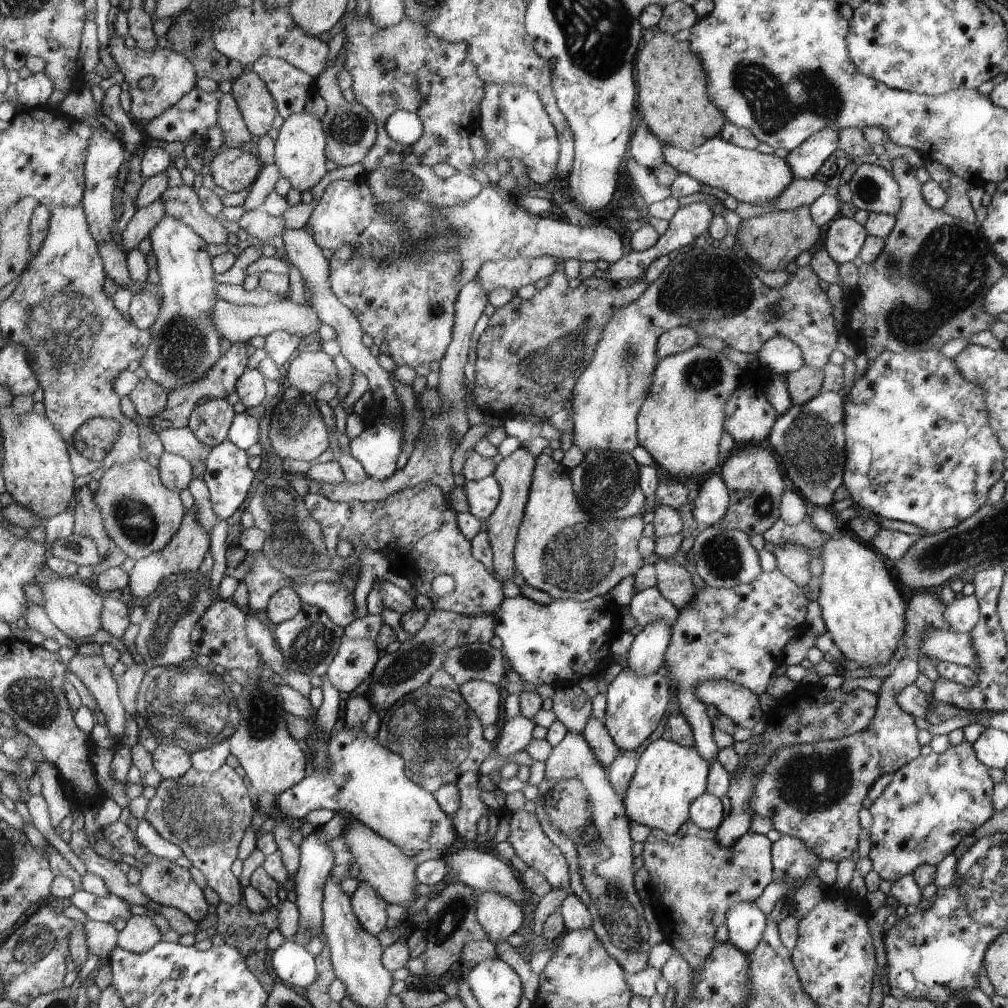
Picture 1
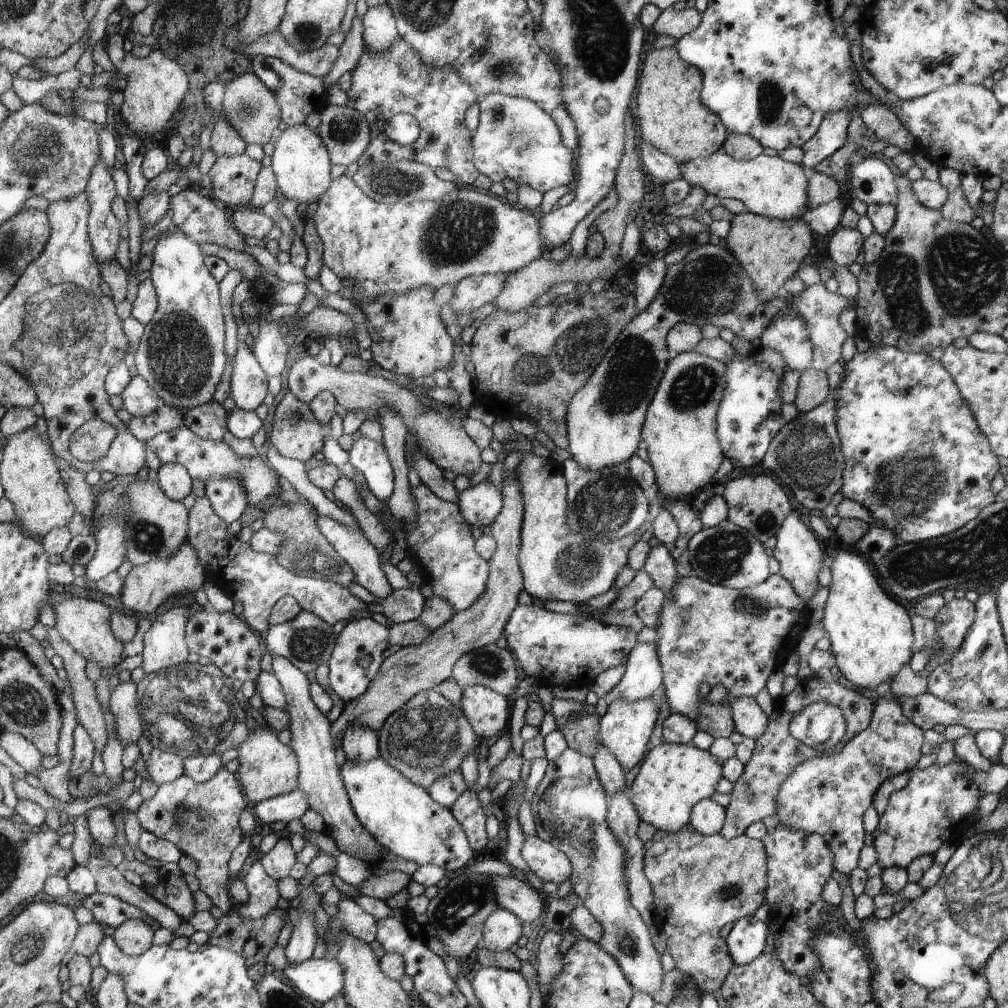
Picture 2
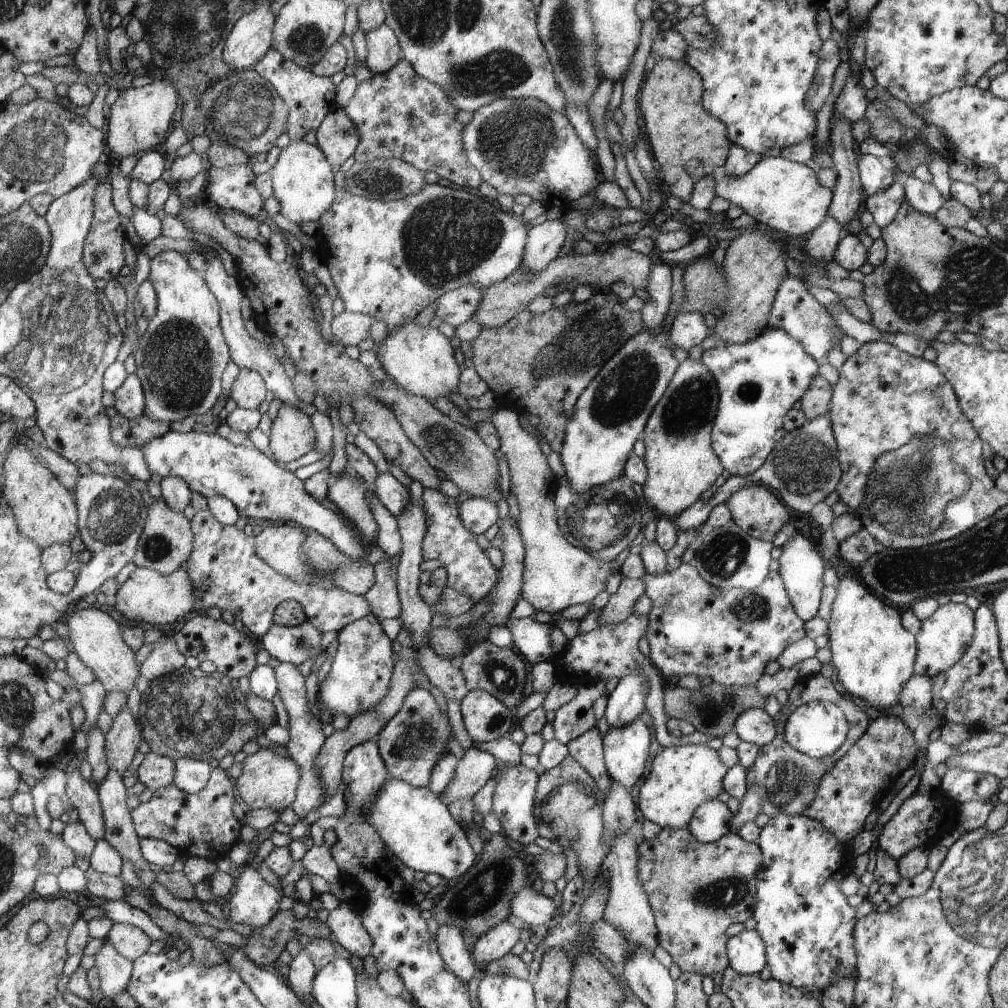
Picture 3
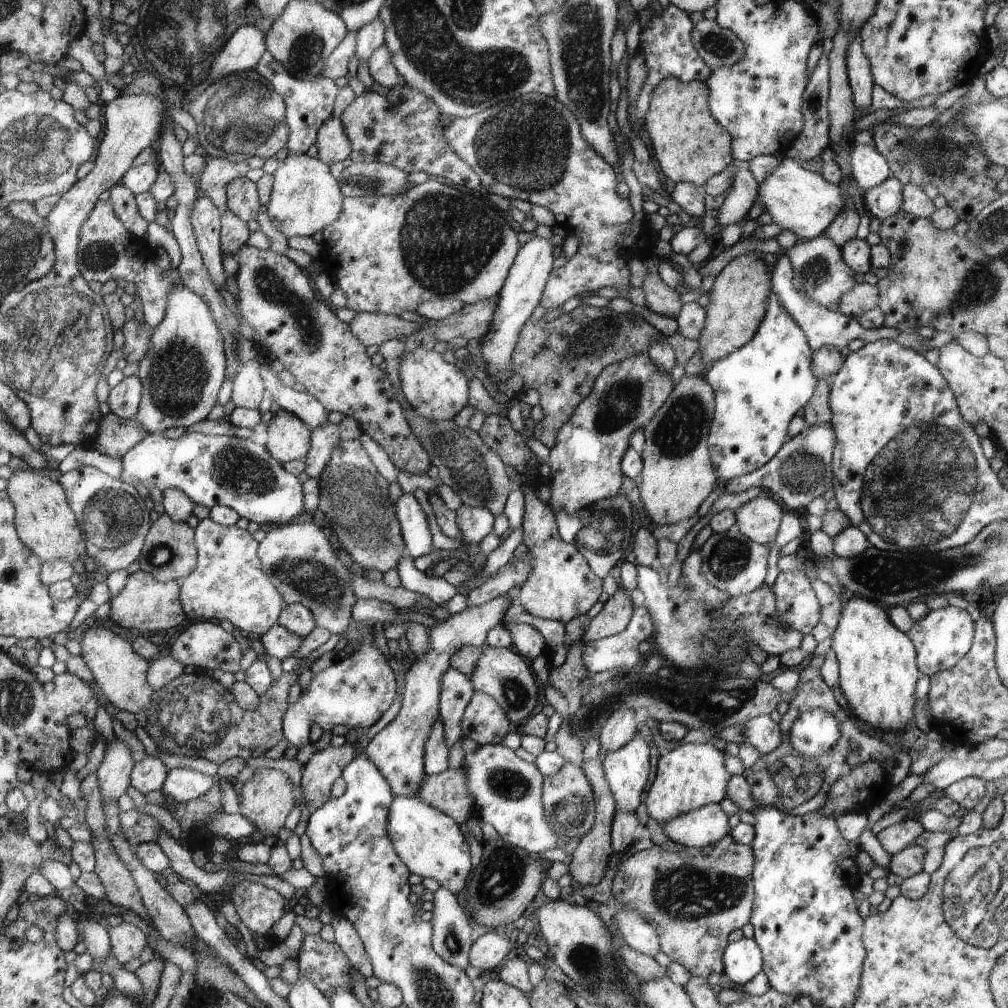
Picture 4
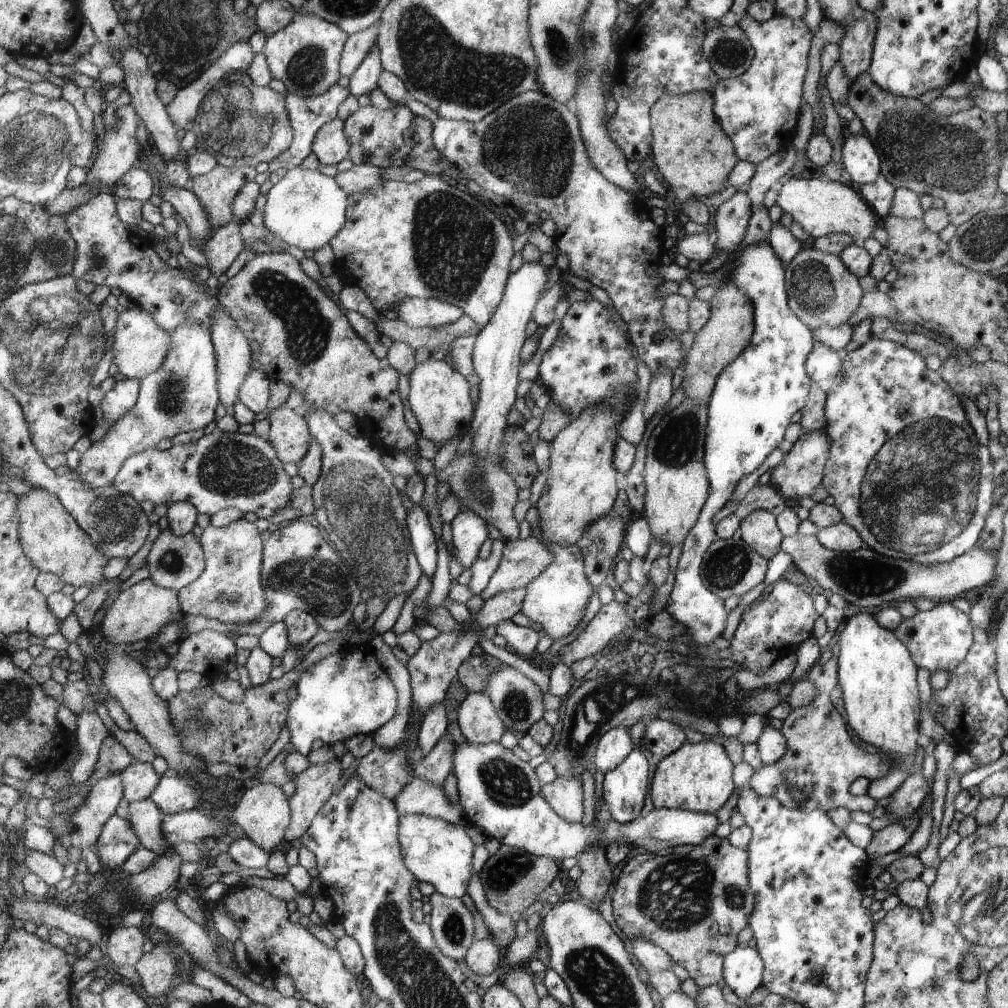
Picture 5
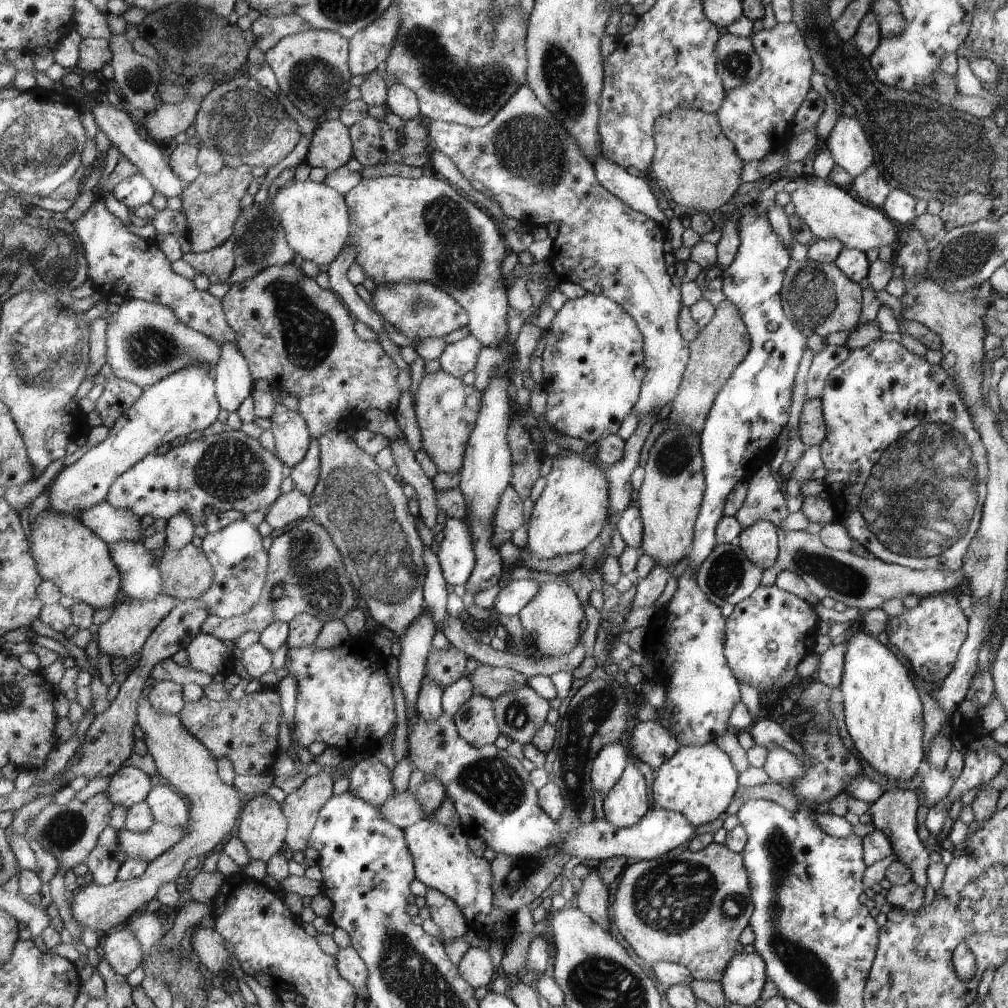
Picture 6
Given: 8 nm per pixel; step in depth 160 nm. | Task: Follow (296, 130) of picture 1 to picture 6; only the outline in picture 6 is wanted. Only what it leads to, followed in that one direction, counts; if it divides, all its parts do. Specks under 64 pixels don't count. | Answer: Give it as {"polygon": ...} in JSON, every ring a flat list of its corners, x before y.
{"polygon":[[310,179,305,182,296,181,293,186,280,188,278,191,272,204,283,222,288,244,303,260,310,260,324,270,343,252,350,238,350,207,344,194,324,182,316,183]]}

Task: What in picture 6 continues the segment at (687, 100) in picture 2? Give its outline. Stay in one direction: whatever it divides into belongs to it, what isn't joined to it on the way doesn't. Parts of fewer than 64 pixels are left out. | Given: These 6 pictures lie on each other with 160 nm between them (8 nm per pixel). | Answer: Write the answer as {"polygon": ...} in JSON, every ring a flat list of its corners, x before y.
{"polygon":[[678,108,664,113,654,127,655,156,648,174,670,192,670,198,678,206,689,208,691,213,708,213,730,202,743,182,745,163,724,134,716,113]]}

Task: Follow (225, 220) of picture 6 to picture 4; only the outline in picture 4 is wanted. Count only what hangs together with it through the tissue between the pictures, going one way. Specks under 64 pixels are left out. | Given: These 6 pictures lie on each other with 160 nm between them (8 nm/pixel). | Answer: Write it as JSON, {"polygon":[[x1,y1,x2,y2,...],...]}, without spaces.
{"polygon":[[208,158,205,170,197,176,198,188,223,212,227,210,226,186,236,178,246,177,249,171,246,161,230,162,226,158]]}

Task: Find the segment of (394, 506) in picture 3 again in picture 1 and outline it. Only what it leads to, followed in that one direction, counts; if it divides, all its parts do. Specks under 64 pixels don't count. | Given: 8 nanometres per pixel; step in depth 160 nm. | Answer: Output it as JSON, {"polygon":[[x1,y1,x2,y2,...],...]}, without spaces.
{"polygon":[[374,401,370,406,366,416,363,416,365,423,364,430,360,436,350,440,350,449,352,456,362,464,365,474,374,480,386,480,390,473,395,473,398,456,401,453,404,427,404,414,394,414,388,412,386,406]]}

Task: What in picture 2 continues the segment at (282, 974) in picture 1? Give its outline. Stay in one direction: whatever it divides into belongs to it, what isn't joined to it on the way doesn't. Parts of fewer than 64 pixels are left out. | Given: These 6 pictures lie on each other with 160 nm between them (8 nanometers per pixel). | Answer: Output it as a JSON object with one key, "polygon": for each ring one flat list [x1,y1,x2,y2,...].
{"polygon":[[337,958,310,959,283,970,292,986,306,998,321,1005,343,994,344,969]]}

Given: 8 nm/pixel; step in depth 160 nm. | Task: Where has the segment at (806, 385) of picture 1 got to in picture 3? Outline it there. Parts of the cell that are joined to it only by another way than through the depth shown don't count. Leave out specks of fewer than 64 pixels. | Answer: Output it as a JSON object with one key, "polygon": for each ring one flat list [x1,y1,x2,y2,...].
{"polygon":[[816,374,812,382,811,389,800,398,801,412,807,420,814,420,820,416,830,414,830,403,834,397,834,387,823,378,822,375]]}

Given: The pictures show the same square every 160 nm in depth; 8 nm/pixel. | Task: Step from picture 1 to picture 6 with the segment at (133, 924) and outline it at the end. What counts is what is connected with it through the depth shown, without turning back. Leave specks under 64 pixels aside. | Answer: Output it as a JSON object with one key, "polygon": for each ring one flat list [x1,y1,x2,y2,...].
{"polygon":[[125,929,119,932,110,931,104,940,103,957,109,962,113,971,124,978,134,972,141,964,143,952,135,936]]}

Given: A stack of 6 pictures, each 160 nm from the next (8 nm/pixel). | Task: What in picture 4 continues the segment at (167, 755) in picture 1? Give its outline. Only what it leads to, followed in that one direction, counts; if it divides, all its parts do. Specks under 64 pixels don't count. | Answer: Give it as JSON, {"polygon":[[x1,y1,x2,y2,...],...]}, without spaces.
{"polygon":[[147,755,143,760,135,762,130,774,130,783,133,788,145,795,148,792,162,790,169,773,160,758]]}

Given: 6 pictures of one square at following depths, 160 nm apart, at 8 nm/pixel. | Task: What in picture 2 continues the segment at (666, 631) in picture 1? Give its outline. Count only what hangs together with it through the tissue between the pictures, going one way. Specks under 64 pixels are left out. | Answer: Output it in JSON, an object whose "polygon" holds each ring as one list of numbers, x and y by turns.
{"polygon":[[656,642,636,645,625,665,626,672,620,682,604,696,608,704,618,699,633,703,650,698,662,686,663,669]]}

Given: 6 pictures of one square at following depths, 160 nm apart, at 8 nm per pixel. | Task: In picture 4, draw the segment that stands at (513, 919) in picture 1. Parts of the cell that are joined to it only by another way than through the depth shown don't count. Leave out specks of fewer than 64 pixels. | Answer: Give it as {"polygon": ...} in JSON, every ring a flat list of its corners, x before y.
{"polygon":[[488,932,472,944,469,953,470,965,478,970,489,971,490,968,500,966,508,952,510,952,508,938]]}

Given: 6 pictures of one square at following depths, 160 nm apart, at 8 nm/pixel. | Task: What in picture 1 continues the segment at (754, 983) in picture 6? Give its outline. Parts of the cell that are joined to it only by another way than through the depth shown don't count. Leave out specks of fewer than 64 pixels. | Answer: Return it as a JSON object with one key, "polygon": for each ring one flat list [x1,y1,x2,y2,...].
{"polygon":[[736,903,728,912,725,923,729,932,728,942,750,956,765,933,767,919,755,903]]}

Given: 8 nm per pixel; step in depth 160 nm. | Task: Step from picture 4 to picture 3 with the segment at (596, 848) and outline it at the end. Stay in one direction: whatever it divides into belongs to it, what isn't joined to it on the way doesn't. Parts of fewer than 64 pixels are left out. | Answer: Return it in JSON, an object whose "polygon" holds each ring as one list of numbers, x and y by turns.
{"polygon":[[590,728,590,730,586,730,584,734,580,734,578,738,570,740,567,748,569,756,574,758,576,762,580,762,580,766,582,766,584,770,592,776,592,779,595,780,597,788,600,790,600,794,604,797,608,796,608,792,610,792,611,779,609,778,608,772,605,768,603,739,602,736,600,736,598,728]]}

